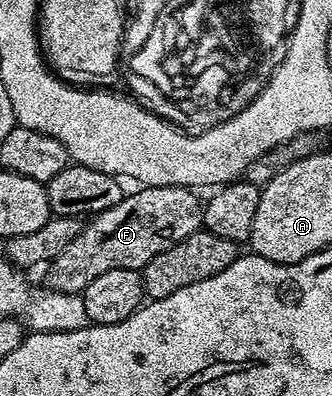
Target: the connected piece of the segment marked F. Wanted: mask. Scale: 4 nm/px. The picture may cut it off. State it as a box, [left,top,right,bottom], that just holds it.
[45,186,204,294]

